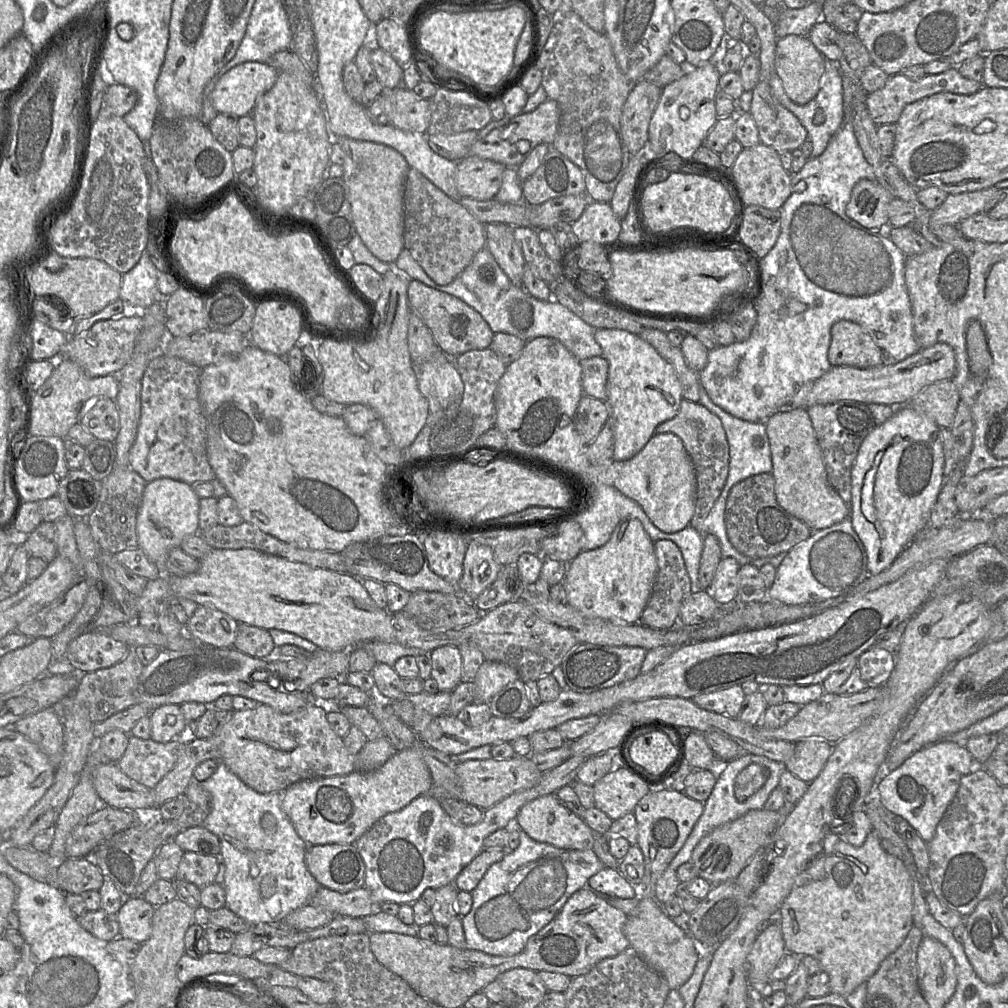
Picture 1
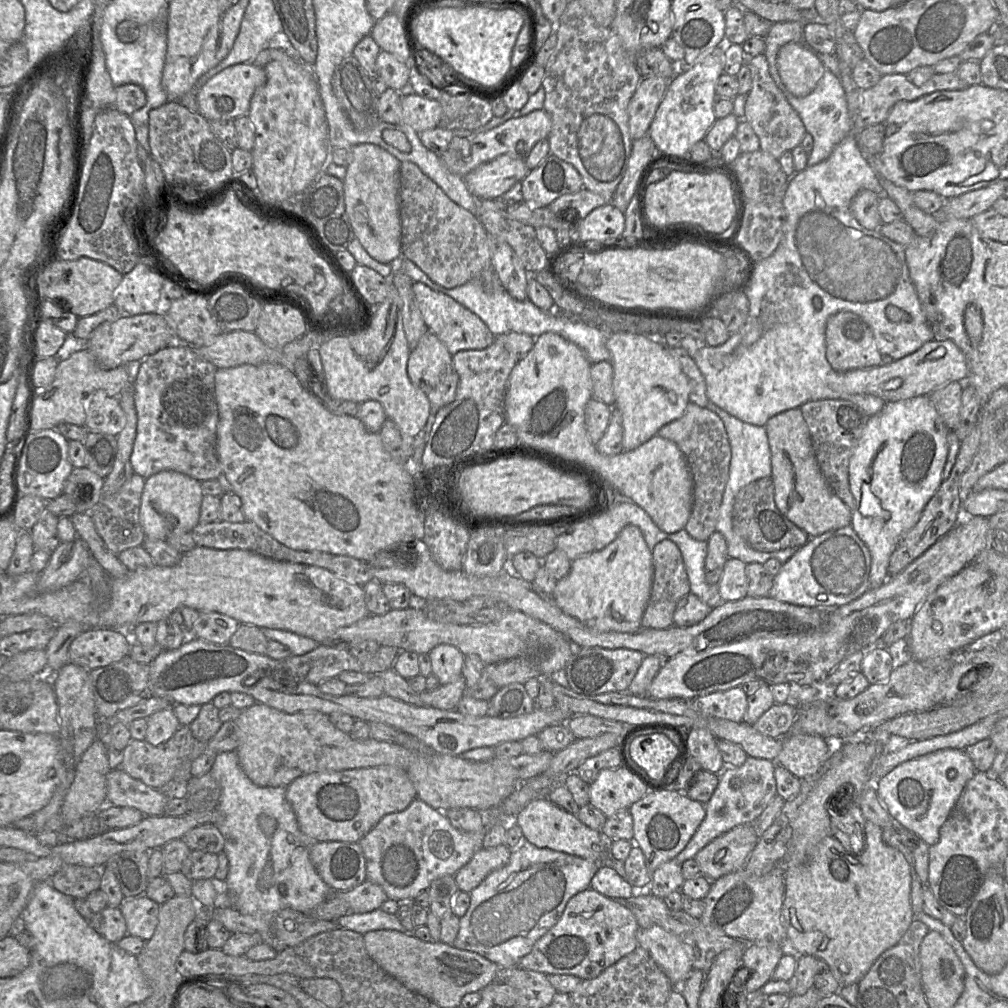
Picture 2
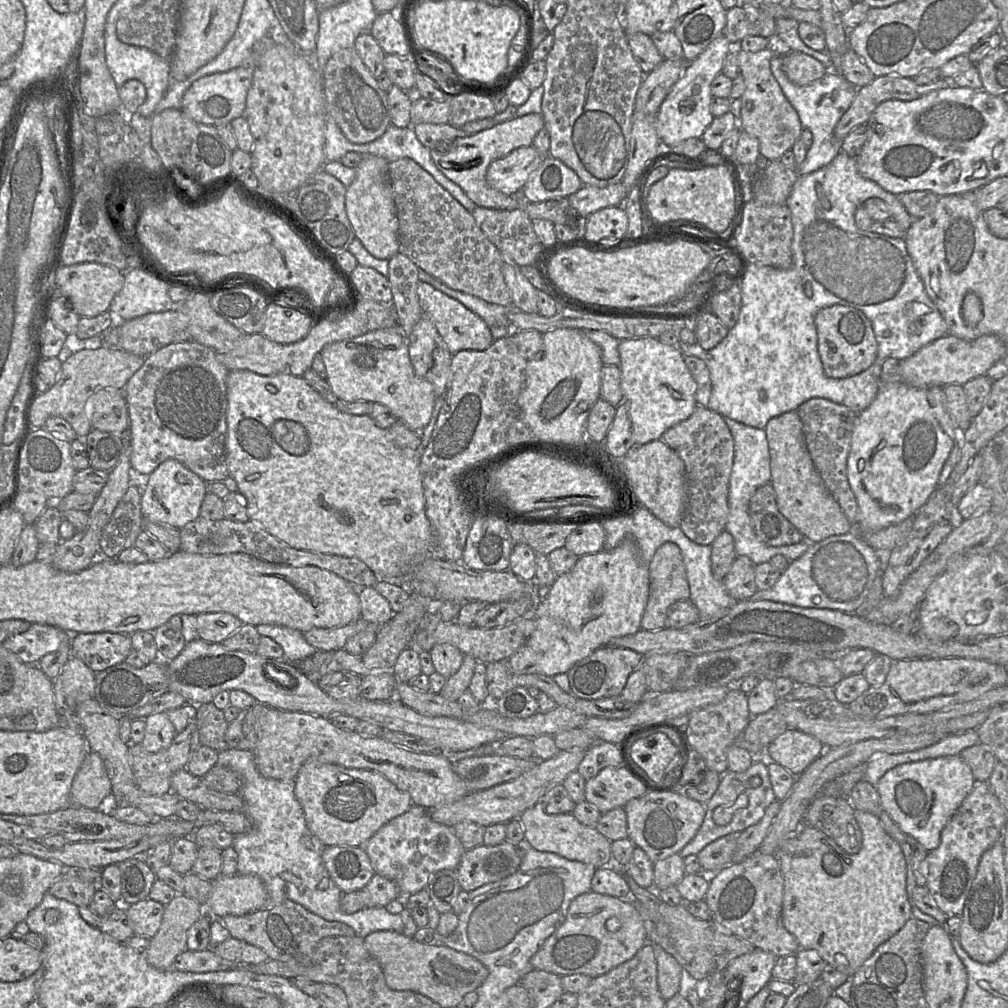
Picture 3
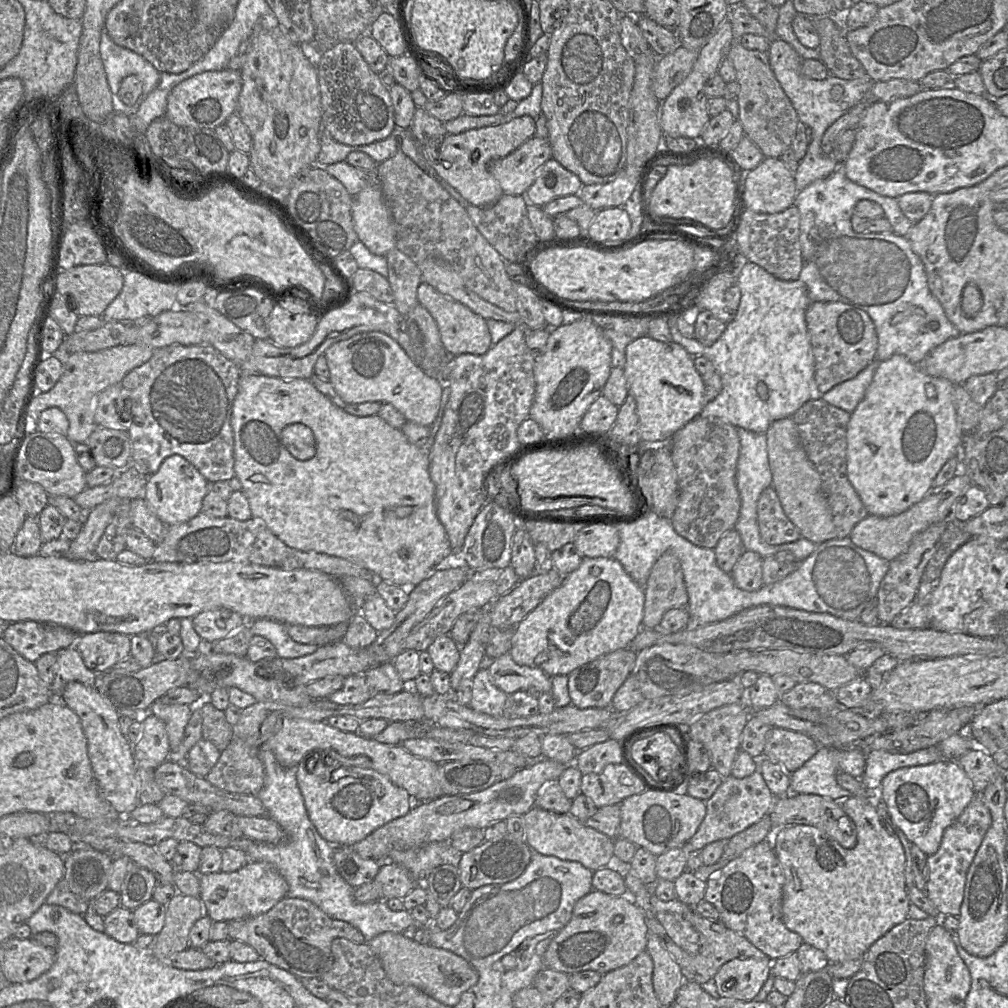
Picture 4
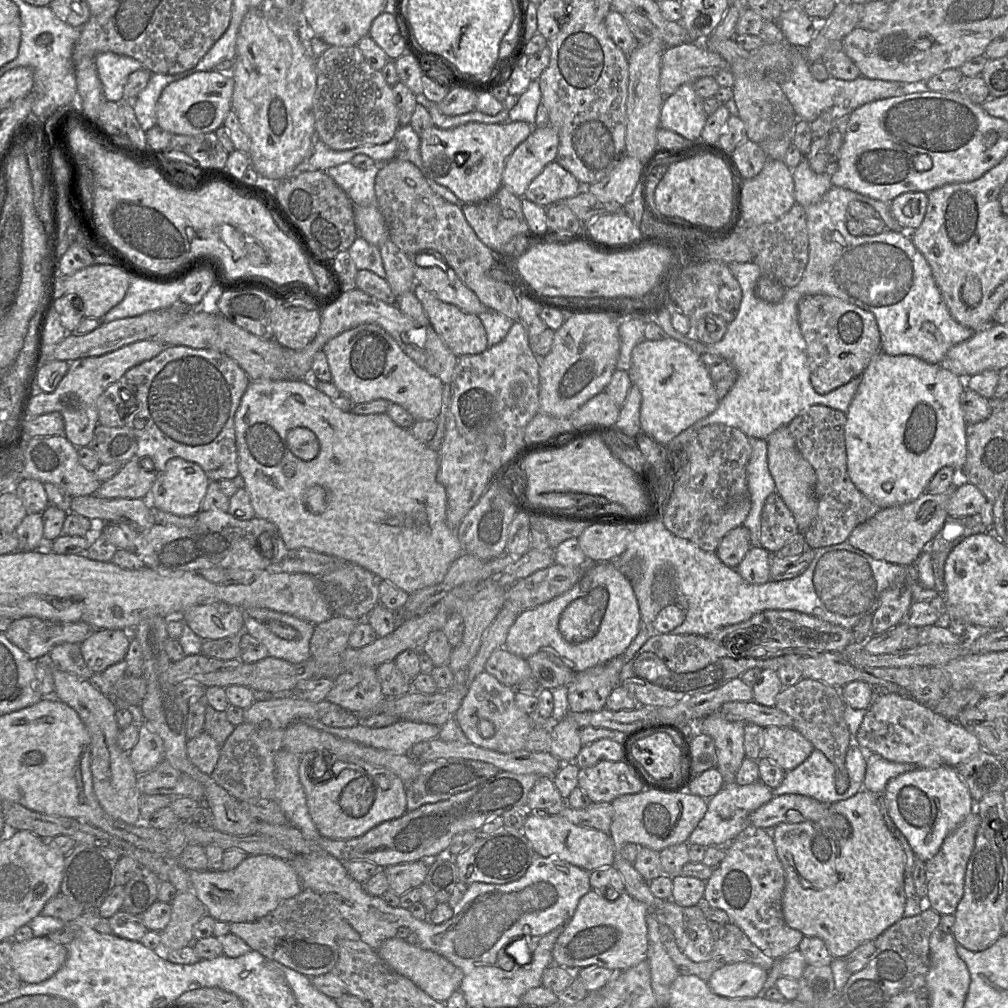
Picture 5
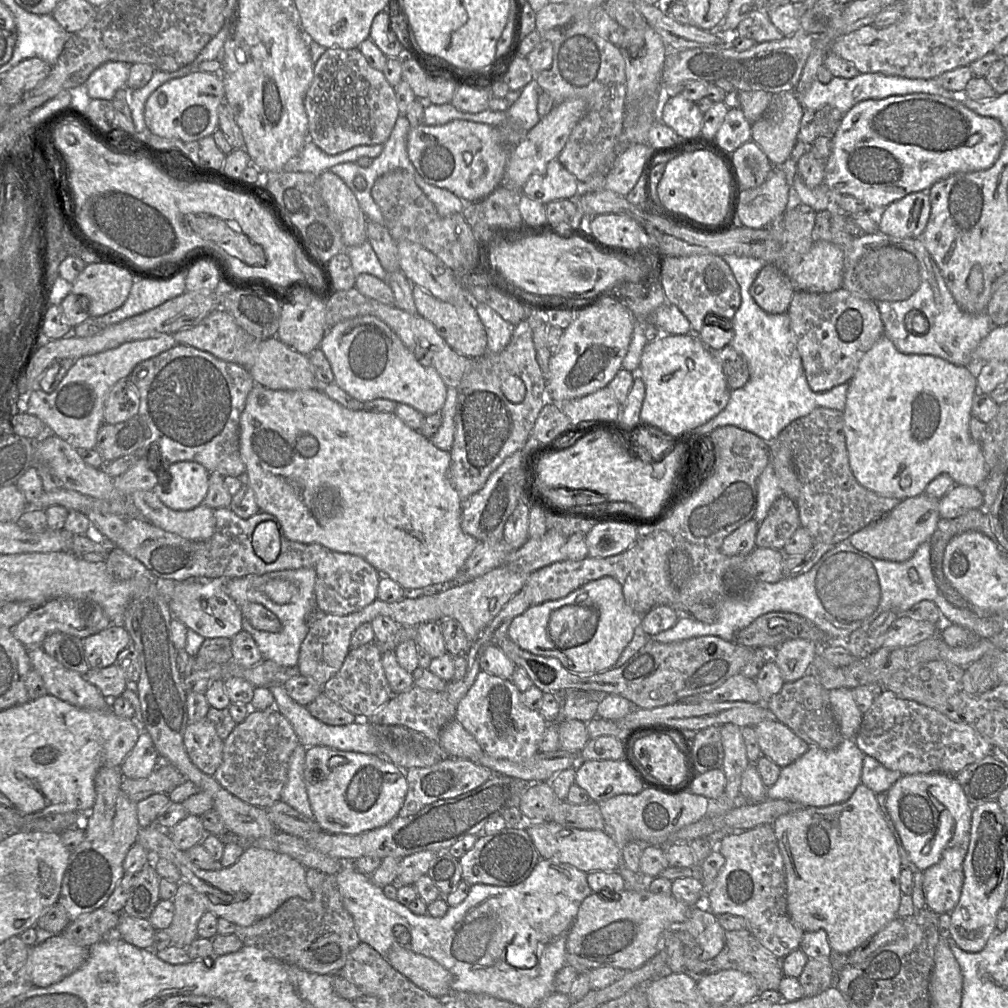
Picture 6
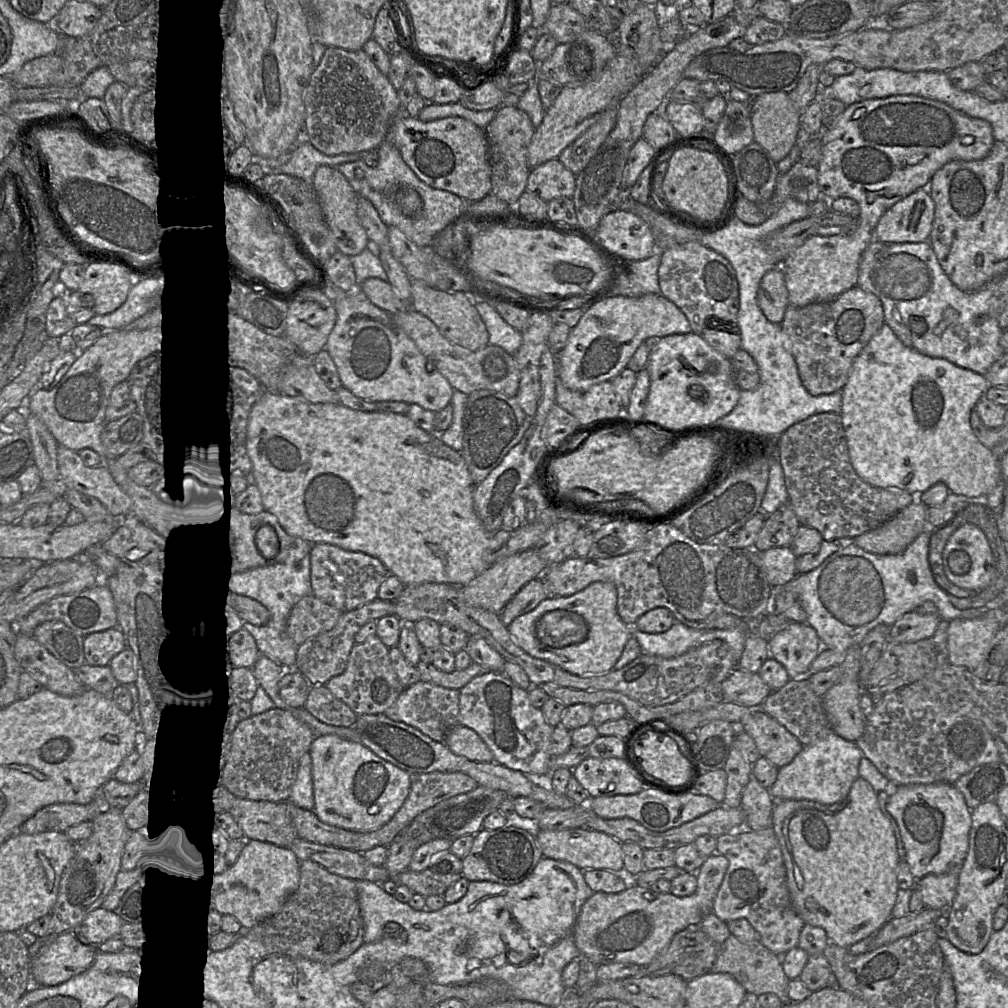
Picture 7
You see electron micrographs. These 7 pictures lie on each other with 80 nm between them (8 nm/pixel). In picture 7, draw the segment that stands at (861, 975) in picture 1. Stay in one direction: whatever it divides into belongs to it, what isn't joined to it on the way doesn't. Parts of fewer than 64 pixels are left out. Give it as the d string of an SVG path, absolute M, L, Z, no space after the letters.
M858 777L853 783L847 798L843 802L824 805L810 800L782 800L776 801L772 813L771 827L782 851L786 868L786 882L795 911L805 924L824 929L829 942L847 949L851 945L867 937L873 937L891 919L892 910L899 890L897 874L900 857L897 851L896 838L889 820L884 816L880 809L877 795L878 793L873 789L869 782Z

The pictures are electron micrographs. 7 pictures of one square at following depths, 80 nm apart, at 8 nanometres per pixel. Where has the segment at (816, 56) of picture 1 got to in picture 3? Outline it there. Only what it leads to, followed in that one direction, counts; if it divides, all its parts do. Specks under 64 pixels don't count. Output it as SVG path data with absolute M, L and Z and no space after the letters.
M790 51L783 56L782 68L788 79L798 86L808 85L829 71L814 57L798 51Z

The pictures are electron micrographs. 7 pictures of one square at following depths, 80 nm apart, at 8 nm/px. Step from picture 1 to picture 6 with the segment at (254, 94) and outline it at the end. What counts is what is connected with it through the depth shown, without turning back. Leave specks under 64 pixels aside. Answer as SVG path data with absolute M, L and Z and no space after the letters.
M194 72L172 79L158 87L145 104L145 123L152 134L183 142L197 141L210 136L219 126L218 108L225 100L225 86L215 73Z

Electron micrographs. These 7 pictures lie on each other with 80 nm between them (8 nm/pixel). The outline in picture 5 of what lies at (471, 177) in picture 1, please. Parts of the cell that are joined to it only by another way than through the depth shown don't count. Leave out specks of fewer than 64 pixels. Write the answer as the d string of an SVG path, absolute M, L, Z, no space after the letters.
M533 126L528 138L507 158L502 174L503 186L523 197L532 180L547 164L556 160L558 147L559 136L553 126Z

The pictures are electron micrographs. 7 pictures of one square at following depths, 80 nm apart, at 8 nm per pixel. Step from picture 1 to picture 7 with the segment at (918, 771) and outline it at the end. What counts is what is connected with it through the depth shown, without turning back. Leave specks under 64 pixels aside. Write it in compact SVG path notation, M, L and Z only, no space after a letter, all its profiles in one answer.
M953 784L893 787L886 808L898 825L906 851L905 861L916 880L928 874L960 870L969 848L972 813L963 794Z

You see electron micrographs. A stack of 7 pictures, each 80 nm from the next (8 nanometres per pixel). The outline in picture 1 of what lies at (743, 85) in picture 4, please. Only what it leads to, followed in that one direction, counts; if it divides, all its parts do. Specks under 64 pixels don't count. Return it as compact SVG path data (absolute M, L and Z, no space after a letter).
M760 79L752 90L749 113L757 126L760 143L778 153L799 149L807 139L807 130L772 96L766 80Z

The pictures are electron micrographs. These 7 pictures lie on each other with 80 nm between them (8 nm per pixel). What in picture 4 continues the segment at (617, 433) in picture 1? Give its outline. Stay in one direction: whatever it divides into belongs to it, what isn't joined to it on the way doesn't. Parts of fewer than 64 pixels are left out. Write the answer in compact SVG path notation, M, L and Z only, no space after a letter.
M648 335L633 339L626 347L624 374L628 394L636 401L641 441L668 442L686 423L700 415L704 407L704 384L697 372L693 357L679 344L660 342Z

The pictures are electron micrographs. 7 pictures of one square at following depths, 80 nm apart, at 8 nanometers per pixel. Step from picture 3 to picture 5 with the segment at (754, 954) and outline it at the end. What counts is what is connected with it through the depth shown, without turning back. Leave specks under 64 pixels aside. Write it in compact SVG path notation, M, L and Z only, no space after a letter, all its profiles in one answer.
M746 963L727 964L714 971L707 984L718 996L729 999L754 998L762 995L768 972Z

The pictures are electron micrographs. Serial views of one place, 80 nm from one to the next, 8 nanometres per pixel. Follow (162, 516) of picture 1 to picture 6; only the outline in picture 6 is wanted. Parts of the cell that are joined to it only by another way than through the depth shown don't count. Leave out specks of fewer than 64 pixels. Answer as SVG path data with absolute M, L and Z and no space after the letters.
M179 461L159 471L159 483L153 491L174 510L191 510L204 502L210 472L196 461Z

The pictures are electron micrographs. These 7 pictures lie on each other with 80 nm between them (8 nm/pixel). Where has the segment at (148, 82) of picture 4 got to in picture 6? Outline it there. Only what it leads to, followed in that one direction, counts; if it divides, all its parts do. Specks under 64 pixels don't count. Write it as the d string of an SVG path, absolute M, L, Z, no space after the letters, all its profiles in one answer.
M110 61L97 68L85 83L90 99L112 101L117 90L127 87L131 65Z

